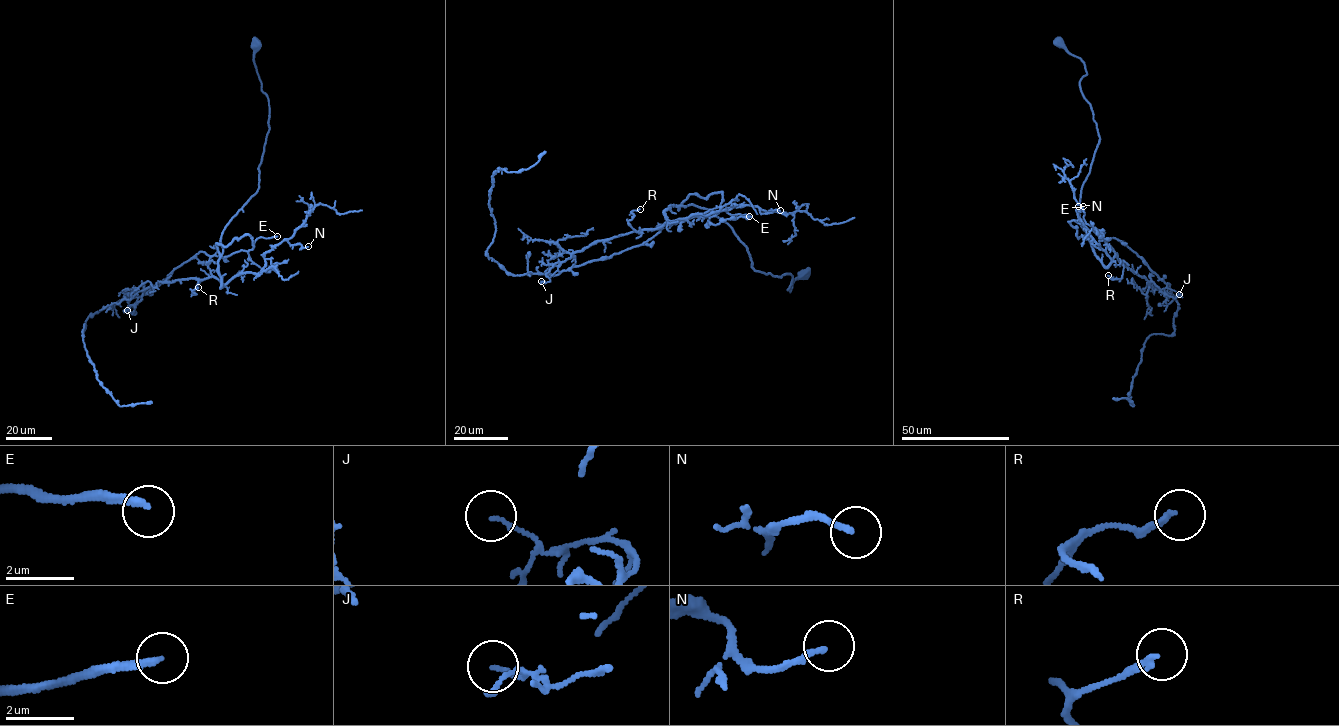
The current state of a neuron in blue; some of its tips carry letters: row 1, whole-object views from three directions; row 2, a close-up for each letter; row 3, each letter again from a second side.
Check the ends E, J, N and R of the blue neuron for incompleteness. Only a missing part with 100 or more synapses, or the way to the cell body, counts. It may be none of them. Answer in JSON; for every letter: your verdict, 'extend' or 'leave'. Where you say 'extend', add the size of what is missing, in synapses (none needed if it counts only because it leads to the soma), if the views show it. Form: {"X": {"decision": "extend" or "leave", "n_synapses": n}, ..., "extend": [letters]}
{"E": {"decision": "extend", "n_synapses": 180}, "J": {"decision": "leave"}, "N": {"decision": "leave"}, "R": {"decision": "leave"}, "extend": ["E"]}

